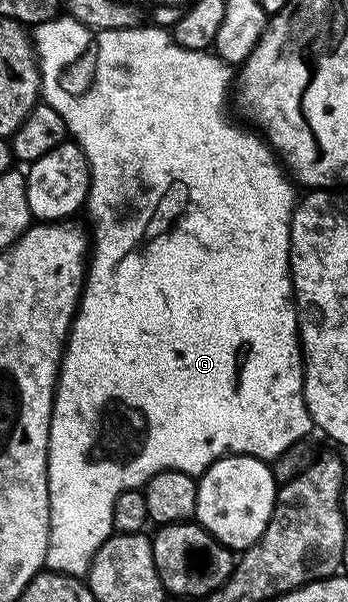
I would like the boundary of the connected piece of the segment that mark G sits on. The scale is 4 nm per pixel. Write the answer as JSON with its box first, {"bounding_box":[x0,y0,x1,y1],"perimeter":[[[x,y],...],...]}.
{"bounding_box":[32,16,312,578],"perimeter":[[[59,16],[33,27],[32,41],[38,60],[41,101],[60,112],[69,137],[77,141],[90,165],[90,193],[85,209],[90,210],[90,222],[94,225],[92,249],[88,254],[78,313],[70,325],[62,364],[58,367],[46,449],[50,547],[46,550],[45,569],[82,578],[89,575],[90,559],[114,530],[112,508],[120,492],[145,487],[148,479],[165,470],[200,476],[217,458],[231,454],[251,454],[254,458],[273,460],[284,452],[284,448],[292,448],[292,444],[303,441],[306,433],[312,430],[310,413],[302,395],[304,359],[290,278],[290,225],[296,205],[296,186],[261,133],[250,128],[241,130],[230,119],[226,102],[228,106],[232,94],[232,70],[217,54],[186,50],[176,44],[169,29],[153,24],[134,26],[130,30],[89,30],[69,16]]]}

